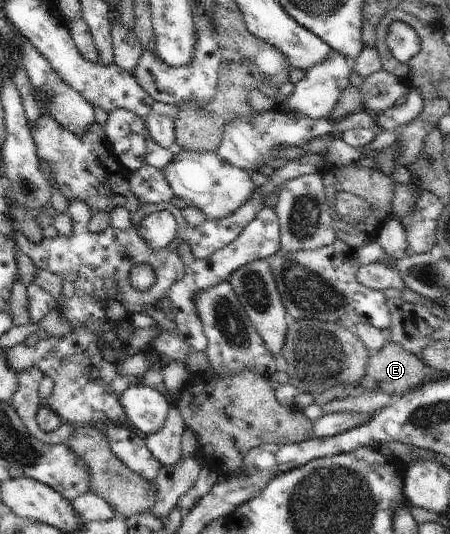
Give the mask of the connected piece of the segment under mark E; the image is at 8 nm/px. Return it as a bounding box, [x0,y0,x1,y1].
[360,343,429,394]

